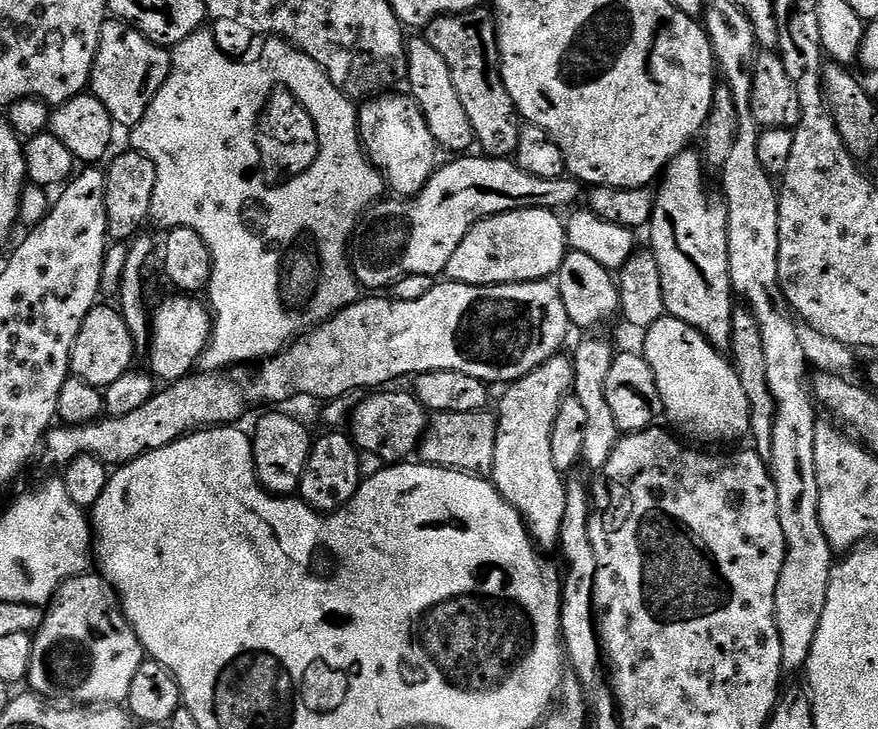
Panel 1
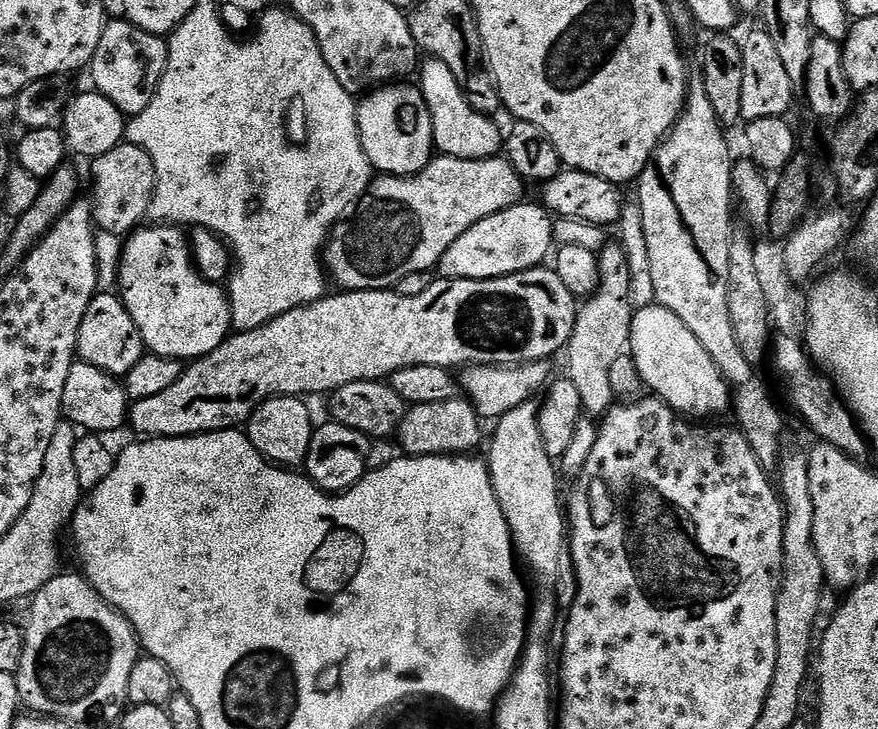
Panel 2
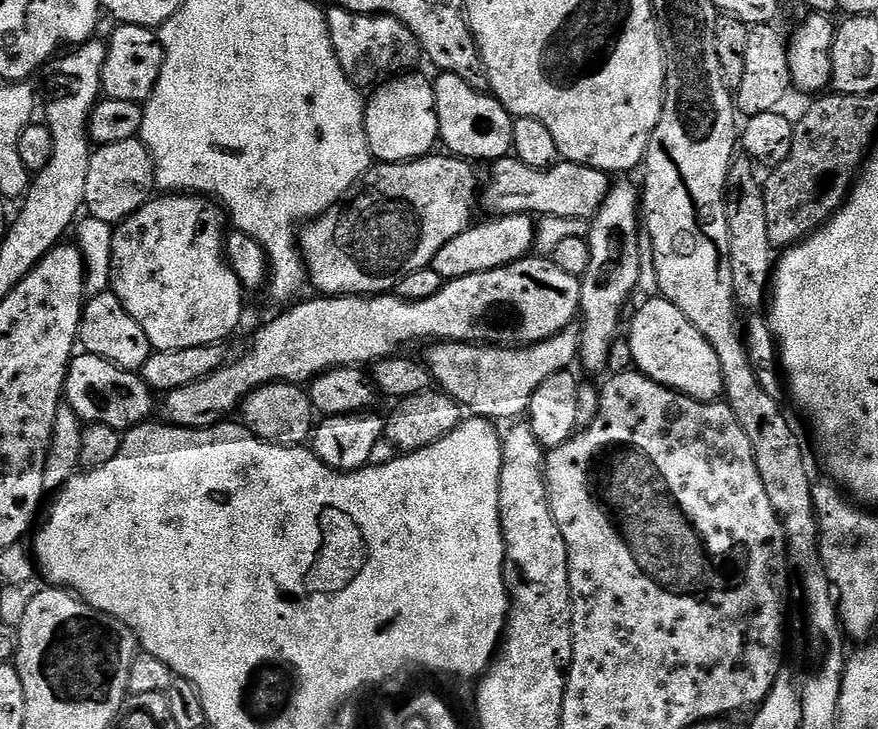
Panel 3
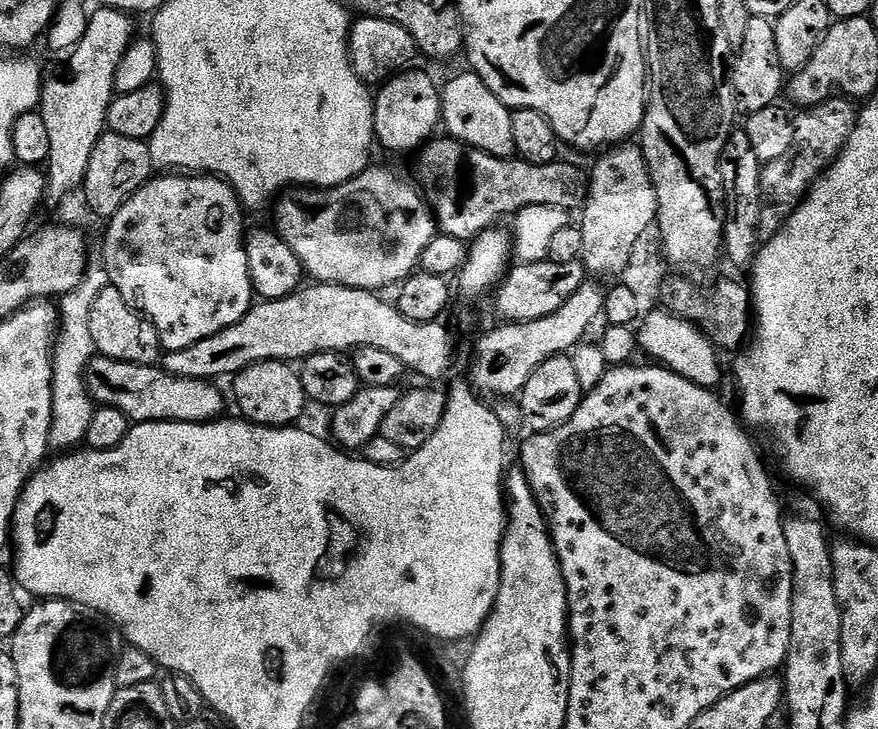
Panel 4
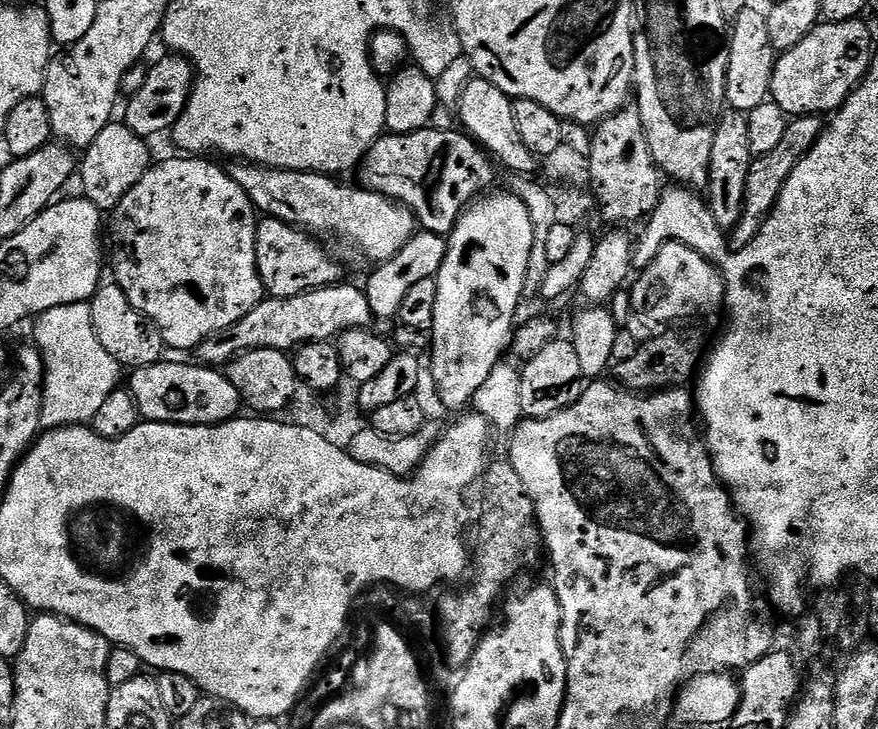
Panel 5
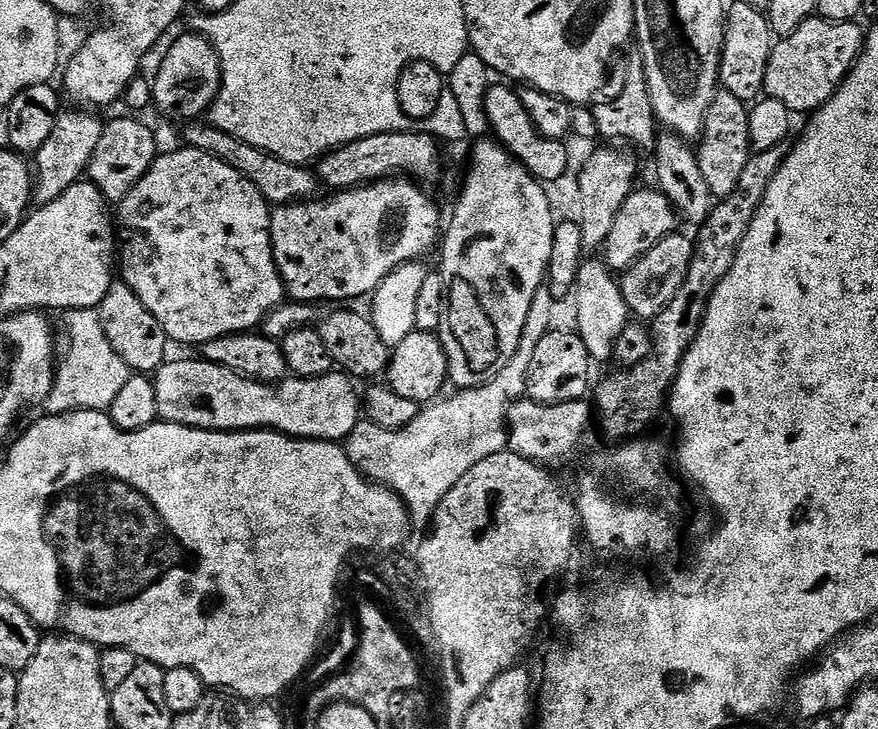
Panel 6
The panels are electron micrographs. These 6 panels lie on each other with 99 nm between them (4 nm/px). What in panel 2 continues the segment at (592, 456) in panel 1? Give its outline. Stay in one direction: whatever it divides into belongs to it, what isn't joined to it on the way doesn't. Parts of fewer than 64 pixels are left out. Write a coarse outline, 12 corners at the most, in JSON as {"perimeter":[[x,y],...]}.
{"perimeter":[[600,249],[568,340],[582,410],[603,417],[614,361],[631,343],[627,254]]}

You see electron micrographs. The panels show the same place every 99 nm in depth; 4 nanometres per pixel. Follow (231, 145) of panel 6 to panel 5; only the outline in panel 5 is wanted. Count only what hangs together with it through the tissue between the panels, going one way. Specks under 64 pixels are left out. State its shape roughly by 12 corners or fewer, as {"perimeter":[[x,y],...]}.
{"perimeter":[[237,159],[257,213],[333,236],[379,266],[418,231],[411,208],[335,175]]}

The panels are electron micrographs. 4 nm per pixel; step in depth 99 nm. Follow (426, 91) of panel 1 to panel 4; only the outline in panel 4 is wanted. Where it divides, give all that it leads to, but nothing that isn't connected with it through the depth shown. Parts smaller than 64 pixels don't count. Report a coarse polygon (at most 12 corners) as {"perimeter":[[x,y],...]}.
{"perimeter":[[471,70],[442,88],[442,124],[491,156],[516,151],[512,112]]}

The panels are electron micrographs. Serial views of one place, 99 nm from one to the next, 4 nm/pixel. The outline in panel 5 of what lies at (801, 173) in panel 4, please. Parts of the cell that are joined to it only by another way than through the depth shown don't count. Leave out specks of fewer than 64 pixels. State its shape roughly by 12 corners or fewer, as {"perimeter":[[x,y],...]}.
{"perimeter":[[789,119],[778,150],[753,159],[733,249],[754,242],[786,178],[825,127]]}

